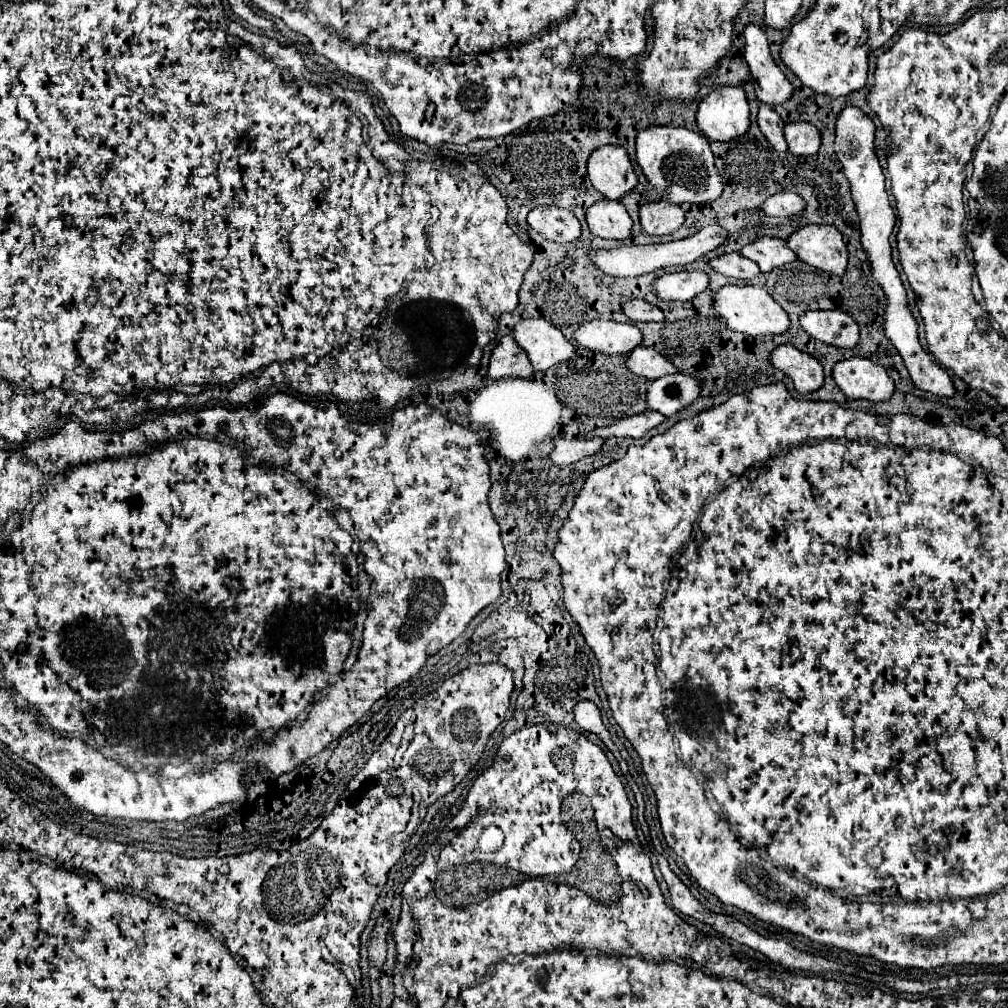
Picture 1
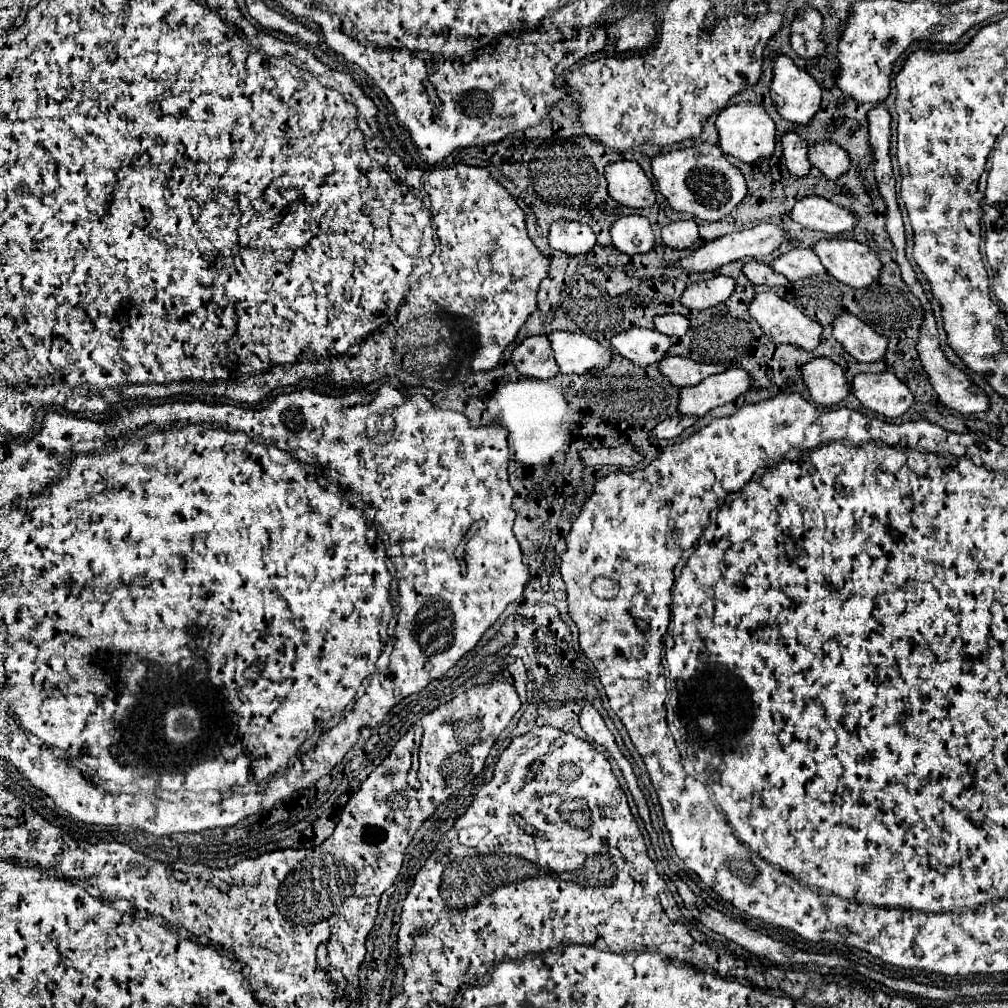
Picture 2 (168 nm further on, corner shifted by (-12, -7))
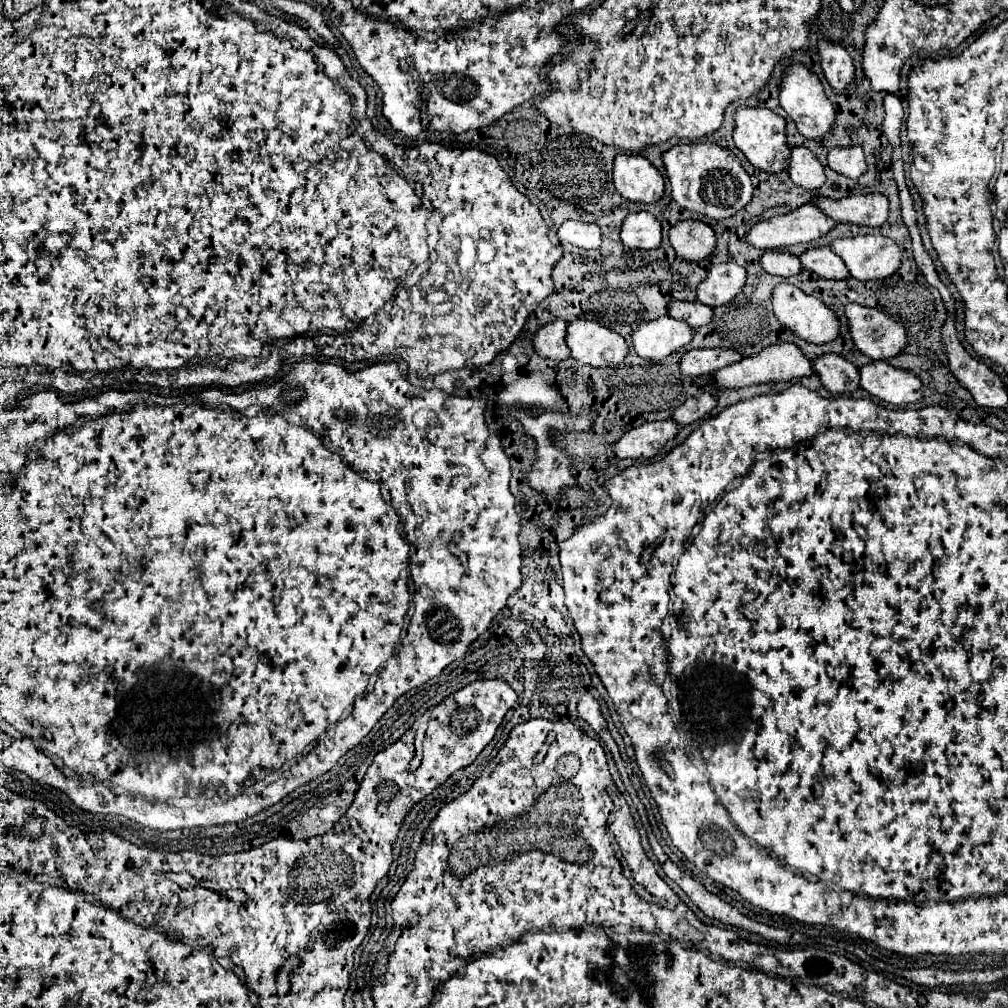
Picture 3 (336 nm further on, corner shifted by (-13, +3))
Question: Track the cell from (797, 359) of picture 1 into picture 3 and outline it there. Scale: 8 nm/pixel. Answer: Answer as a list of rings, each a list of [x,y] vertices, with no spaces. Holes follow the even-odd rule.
[[[822,354],[812,360],[814,362],[814,374],[820,378],[822,386],[832,394],[844,394],[854,392],[858,388],[860,376],[858,368],[844,360],[838,354]]]

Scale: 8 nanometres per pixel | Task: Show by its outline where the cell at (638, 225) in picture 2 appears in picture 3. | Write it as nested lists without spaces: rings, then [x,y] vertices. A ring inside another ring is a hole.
[[[632,212],[622,222],[620,238],[630,248],[658,248],[662,242],[660,222],[650,212]]]

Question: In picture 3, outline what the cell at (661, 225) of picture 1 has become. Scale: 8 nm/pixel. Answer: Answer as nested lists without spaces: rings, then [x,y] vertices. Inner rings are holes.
[[[682,220],[670,228],[670,244],[678,256],[698,262],[714,252],[716,238],[714,230],[702,220]]]

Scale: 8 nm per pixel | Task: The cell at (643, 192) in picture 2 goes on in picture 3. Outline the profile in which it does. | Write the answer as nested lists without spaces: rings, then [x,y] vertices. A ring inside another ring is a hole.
[[[618,154],[614,158],[614,186],[632,202],[652,204],[664,194],[660,172],[640,154]]]

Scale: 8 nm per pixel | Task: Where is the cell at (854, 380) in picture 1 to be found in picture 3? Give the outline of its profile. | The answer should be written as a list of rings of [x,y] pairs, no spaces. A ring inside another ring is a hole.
[[[870,362],[862,366],[860,388],[892,406],[916,404],[922,398],[922,382],[918,376],[894,368],[888,362]]]

